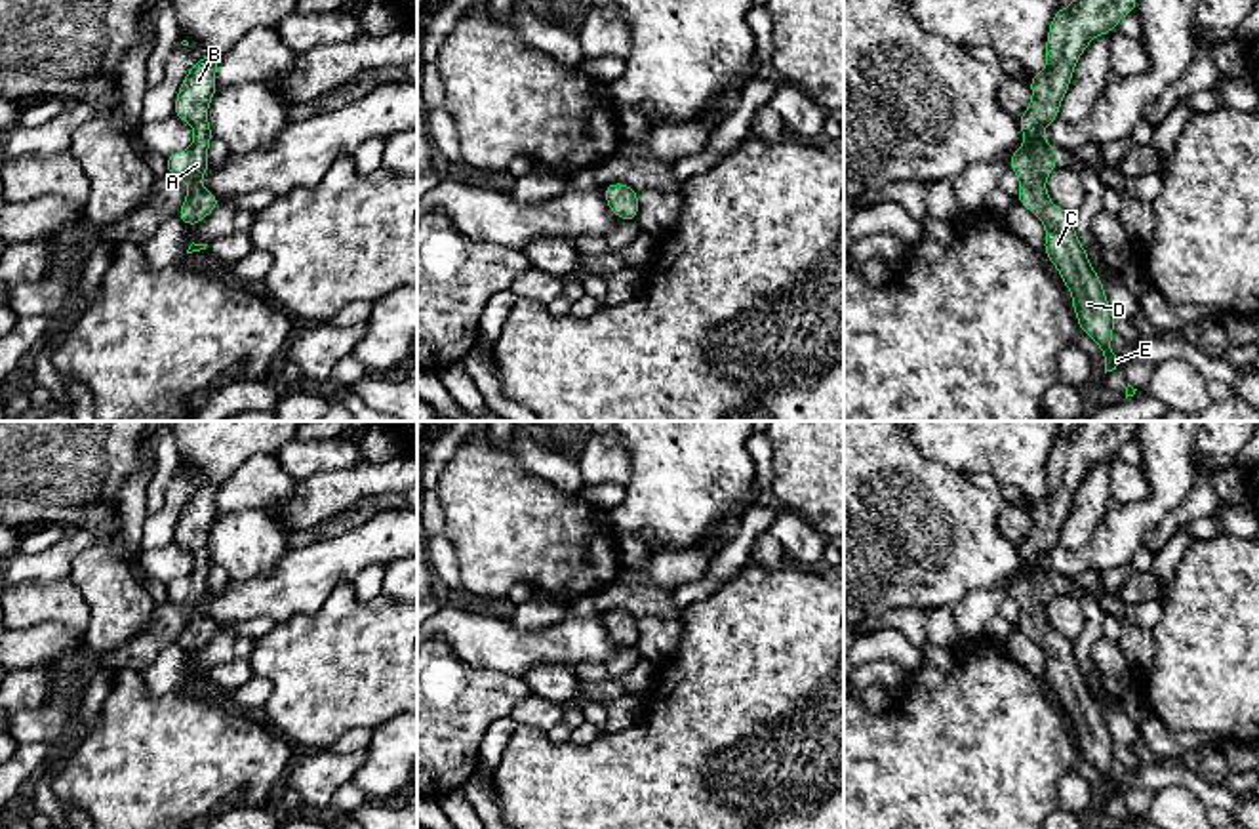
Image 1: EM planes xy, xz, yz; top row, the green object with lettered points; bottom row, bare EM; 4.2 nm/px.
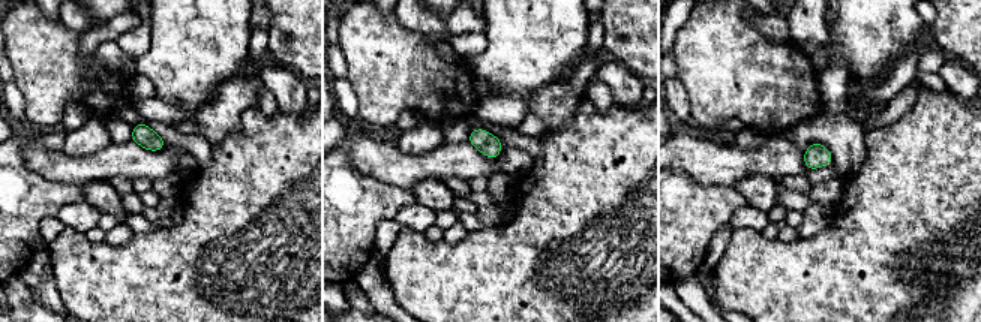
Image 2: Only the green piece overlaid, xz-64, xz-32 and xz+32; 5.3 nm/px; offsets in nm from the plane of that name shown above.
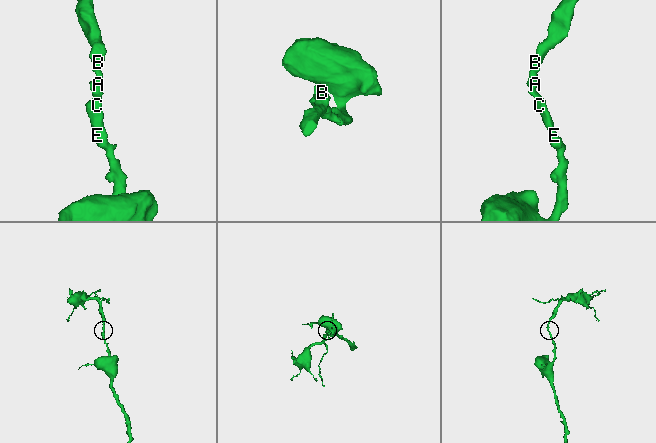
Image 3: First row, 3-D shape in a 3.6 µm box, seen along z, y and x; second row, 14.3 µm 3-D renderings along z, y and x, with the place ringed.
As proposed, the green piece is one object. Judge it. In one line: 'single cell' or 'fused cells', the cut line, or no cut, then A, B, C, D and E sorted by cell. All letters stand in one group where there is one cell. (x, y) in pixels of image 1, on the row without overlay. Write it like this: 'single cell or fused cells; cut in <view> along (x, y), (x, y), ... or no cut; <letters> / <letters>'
single cell; no cut; A B C D E

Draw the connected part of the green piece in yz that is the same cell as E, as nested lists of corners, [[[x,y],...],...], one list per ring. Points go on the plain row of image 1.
[[[1076,421],[1069,435],[1057,436],[1046,467],[1046,494],[1030,503],[1032,526],[1019,543],[1025,568],[1009,585],[1019,604],[1017,627],[1044,650],[1044,678],[1070,717],[1080,757],[1103,778],[1105,800],[1122,791],[1110,778],[1114,739],[1074,659],[1072,642],[1048,623],[1046,606],[1057,595],[1057,579],[1044,558],[1059,543],[1072,497],[1088,471],[1116,455],[1124,442],[1135,438],[1135,429],[1137,421]]]

